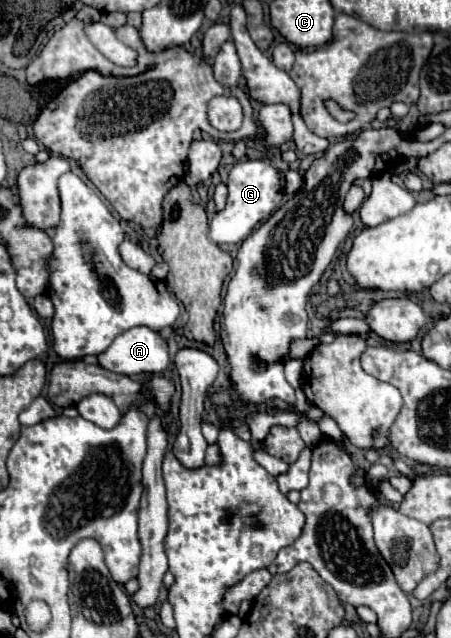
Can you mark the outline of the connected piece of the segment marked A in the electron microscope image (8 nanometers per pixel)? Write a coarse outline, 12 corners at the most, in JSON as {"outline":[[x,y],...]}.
{"outline":[[147,327],[121,333],[97,359],[127,376],[163,373],[167,343]]}

